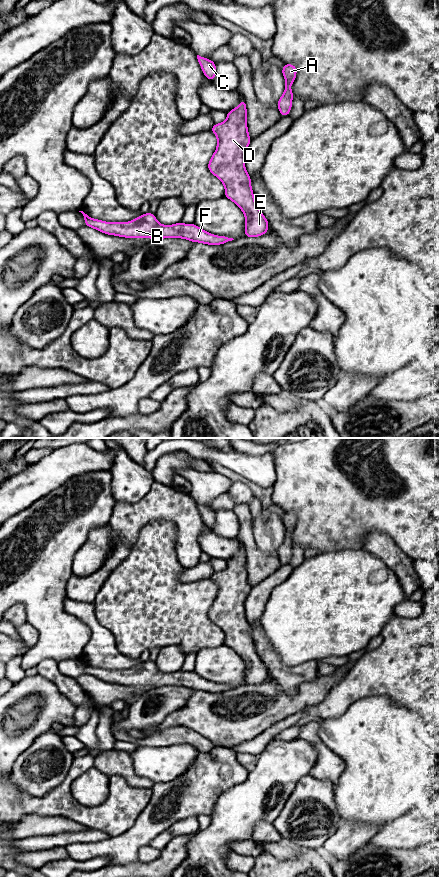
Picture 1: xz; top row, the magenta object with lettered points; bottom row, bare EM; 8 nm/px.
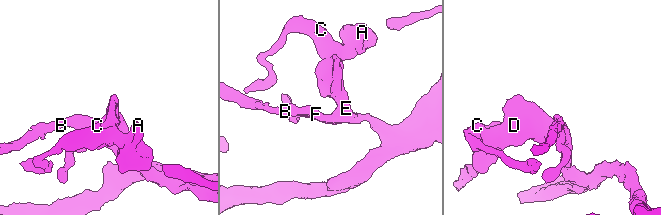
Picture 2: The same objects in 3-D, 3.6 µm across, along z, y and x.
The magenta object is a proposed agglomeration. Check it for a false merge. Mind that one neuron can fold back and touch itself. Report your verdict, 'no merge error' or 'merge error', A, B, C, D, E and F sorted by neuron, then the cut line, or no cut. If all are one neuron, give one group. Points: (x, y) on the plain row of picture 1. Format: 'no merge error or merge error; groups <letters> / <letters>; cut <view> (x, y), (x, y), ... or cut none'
no merge error; groups A B C D E F; cut none

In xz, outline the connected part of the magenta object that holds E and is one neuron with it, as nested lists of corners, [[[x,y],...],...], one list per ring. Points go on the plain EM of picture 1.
[[[244,547],[233,558],[227,560],[223,571],[210,577],[217,584],[217,596],[208,611],[209,619],[219,626],[225,635],[225,645],[232,648],[245,663],[245,685],[259,685],[267,681],[269,671],[256,653],[251,636],[251,626],[245,617],[244,602],[251,590],[247,576],[247,558]]]

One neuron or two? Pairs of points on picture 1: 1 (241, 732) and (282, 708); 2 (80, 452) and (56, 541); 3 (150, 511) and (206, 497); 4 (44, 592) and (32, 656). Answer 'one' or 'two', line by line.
1: one
2: two
3: two
4: one

